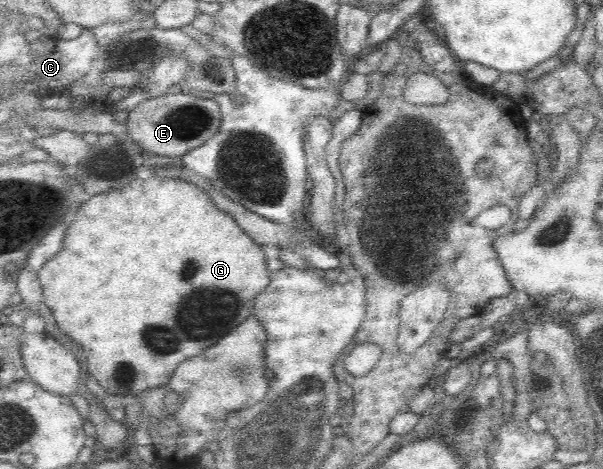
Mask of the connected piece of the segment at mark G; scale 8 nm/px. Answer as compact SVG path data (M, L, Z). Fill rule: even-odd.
M155 173L147 180L135 178L123 186L117 186L85 199L65 234L61 250L55 256L49 257L49 260L37 271L42 286L42 302L48 306L54 316L53 330L64 340L75 341L81 345L88 362L88 377L95 378L108 394L120 394L123 397L126 394L137 396L147 390L165 386L176 366L183 360L201 354L203 350L213 346L213 342L217 342L244 322L249 314L254 312L255 297L270 281L264 247L253 241L229 213L221 211L215 205L215 201L211 199L208 190L203 188L202 184L192 183L184 178L179 180L167 173Z

